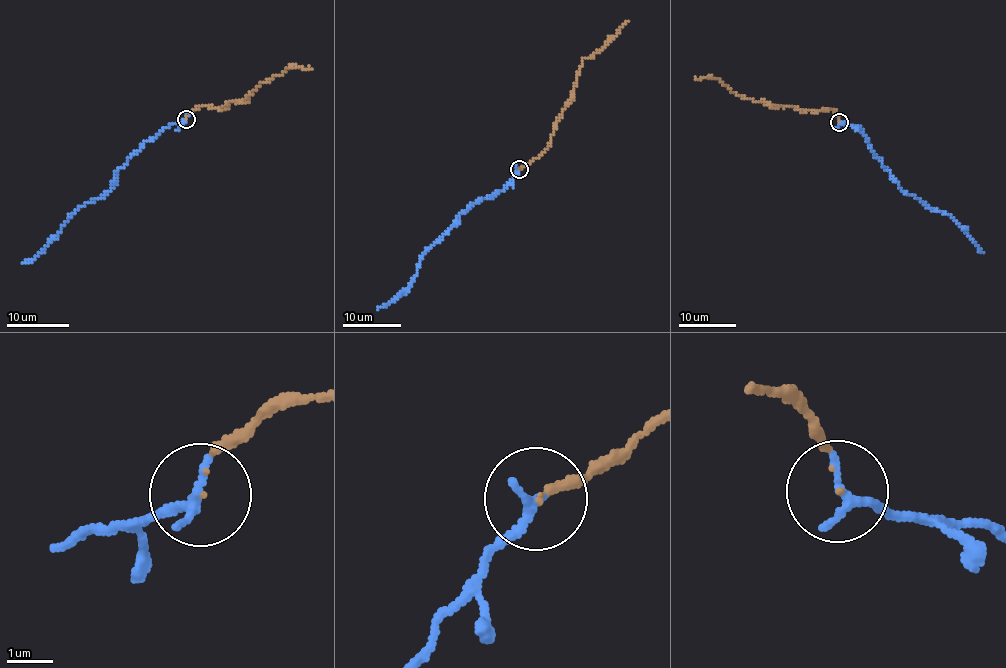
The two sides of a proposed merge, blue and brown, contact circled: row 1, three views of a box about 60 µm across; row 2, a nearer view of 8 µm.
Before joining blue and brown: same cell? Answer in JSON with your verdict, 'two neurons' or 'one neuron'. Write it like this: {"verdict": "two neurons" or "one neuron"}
{"verdict": "one neuron"}

